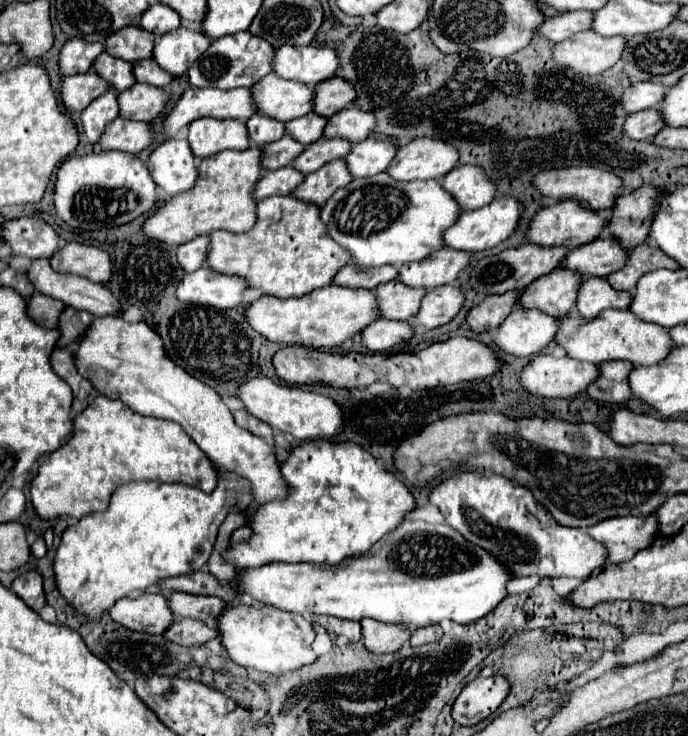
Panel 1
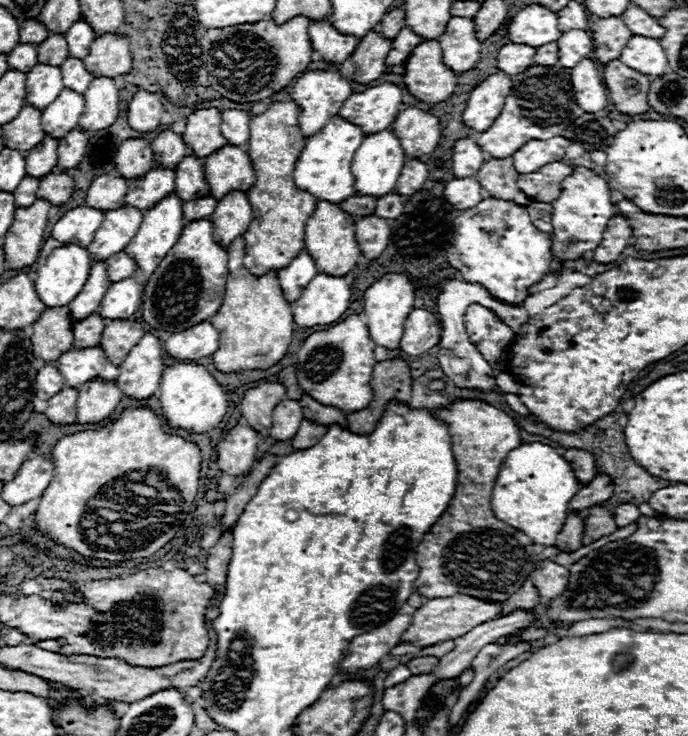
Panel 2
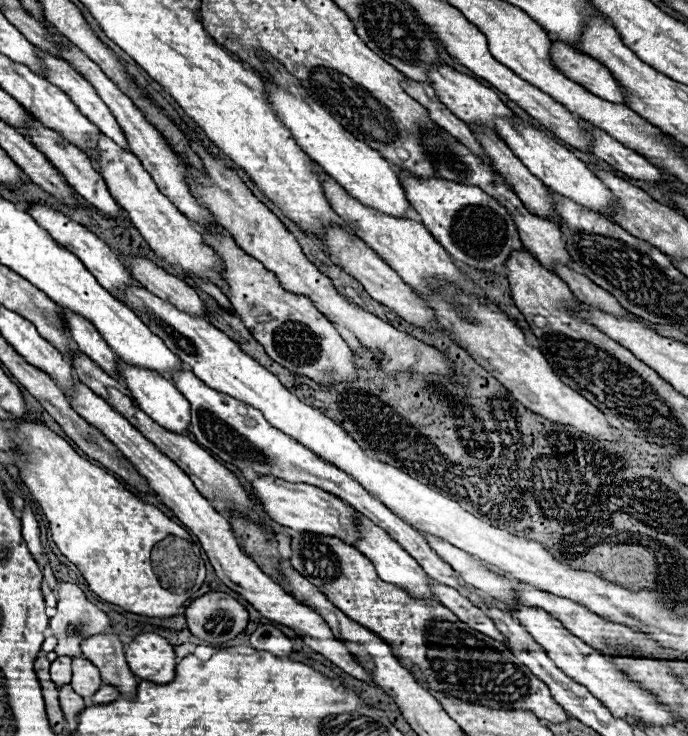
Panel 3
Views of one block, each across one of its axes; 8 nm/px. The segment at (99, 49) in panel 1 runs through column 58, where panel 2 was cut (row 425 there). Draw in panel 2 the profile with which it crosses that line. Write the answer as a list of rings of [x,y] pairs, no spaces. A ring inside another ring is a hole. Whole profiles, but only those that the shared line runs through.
[[[64,388],[60,394],[48,400],[46,418],[58,426],[74,424],[76,422],[76,396],[78,396],[78,390]]]

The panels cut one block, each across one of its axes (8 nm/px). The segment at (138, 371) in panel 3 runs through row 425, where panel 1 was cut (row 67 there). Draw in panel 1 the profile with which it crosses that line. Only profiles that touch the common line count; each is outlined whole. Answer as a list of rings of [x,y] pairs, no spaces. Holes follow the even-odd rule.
[[[178,28],[158,38],[152,58],[164,72],[178,78],[188,72],[190,64],[194,64],[194,60],[208,46],[210,46],[210,38],[204,36],[202,32]]]

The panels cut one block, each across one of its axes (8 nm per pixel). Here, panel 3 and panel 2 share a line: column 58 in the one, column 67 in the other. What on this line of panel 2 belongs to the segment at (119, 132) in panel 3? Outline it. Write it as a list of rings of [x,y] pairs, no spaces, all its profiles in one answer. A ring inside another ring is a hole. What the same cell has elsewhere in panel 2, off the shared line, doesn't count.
[[[66,58],[66,62],[62,64],[62,82],[66,88],[78,92],[78,94],[84,94],[88,84],[92,82],[92,74],[86,72],[82,60],[76,60],[76,58]]]

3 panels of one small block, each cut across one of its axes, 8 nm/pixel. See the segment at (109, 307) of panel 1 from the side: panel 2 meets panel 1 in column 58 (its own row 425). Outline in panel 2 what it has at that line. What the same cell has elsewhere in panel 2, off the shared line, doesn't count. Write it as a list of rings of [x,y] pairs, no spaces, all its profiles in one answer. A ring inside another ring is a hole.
[[[282,400],[274,408],[270,436],[276,440],[290,440],[298,432],[302,420],[304,420],[302,406],[296,400]]]

